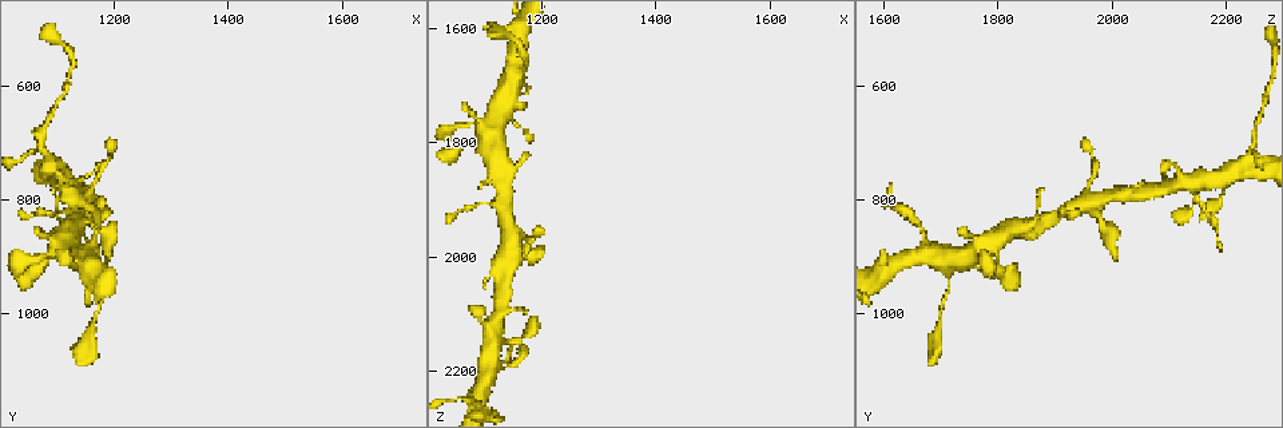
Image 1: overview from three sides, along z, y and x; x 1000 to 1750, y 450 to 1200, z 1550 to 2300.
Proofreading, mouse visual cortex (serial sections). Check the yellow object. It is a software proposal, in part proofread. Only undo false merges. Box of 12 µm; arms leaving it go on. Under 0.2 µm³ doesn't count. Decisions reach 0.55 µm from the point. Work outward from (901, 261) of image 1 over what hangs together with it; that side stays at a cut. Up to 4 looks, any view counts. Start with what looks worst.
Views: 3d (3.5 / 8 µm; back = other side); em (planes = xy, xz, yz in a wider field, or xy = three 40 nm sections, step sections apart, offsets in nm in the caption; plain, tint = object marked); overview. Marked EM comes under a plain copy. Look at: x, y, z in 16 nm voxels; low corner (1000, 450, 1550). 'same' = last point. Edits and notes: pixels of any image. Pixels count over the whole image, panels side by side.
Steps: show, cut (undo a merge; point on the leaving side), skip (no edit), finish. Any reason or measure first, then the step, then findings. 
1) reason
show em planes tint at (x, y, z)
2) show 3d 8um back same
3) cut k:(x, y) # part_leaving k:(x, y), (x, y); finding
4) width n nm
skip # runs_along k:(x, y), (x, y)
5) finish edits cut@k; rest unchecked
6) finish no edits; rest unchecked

a narrow waist
show 3d 3.5um at (1055, 720, 2255)

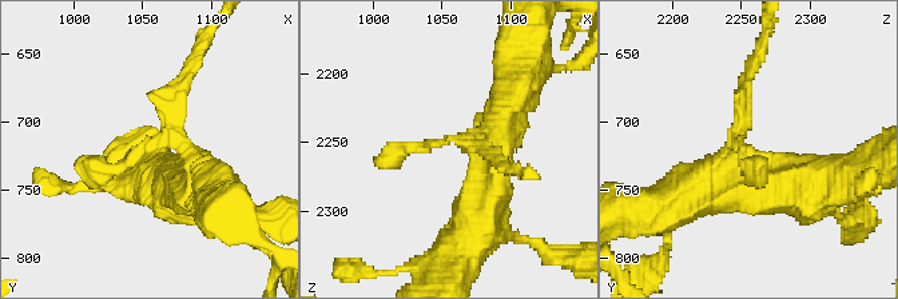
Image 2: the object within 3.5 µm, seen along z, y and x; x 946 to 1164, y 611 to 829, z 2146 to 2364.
skip # runs_along 2:(503, 130), (376, 158); one cell here

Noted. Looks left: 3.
touches itself
show 3d 3.5um back at (1150, 810, 2160)

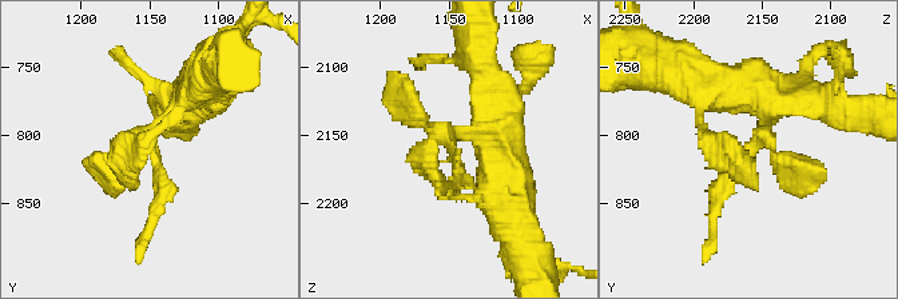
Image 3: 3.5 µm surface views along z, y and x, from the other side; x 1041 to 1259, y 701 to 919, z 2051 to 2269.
shape alone is not enough
show em xy step 2 tint at (1144, 812, 2162)

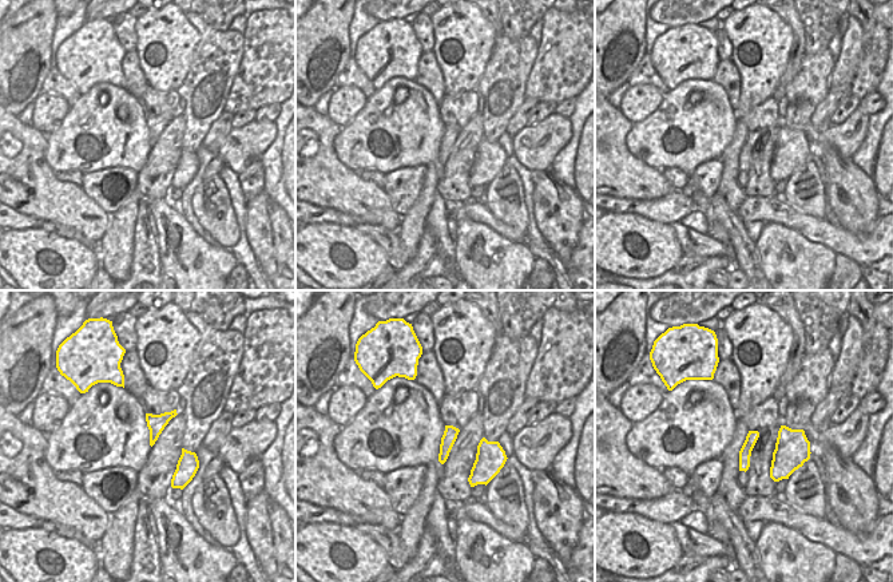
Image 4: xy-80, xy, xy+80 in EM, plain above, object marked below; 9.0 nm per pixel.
another direction
show em xy step 3 tint same

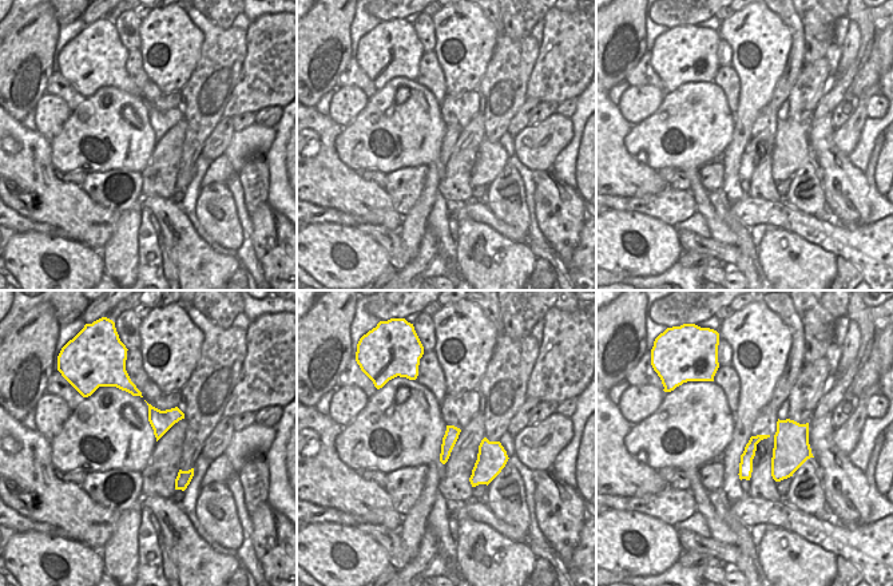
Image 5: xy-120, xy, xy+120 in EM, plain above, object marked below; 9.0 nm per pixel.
skip # runs_along 3:(774, 98), (712, 228); continuous, no second cell

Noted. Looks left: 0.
finish no edits; rest unchecked

